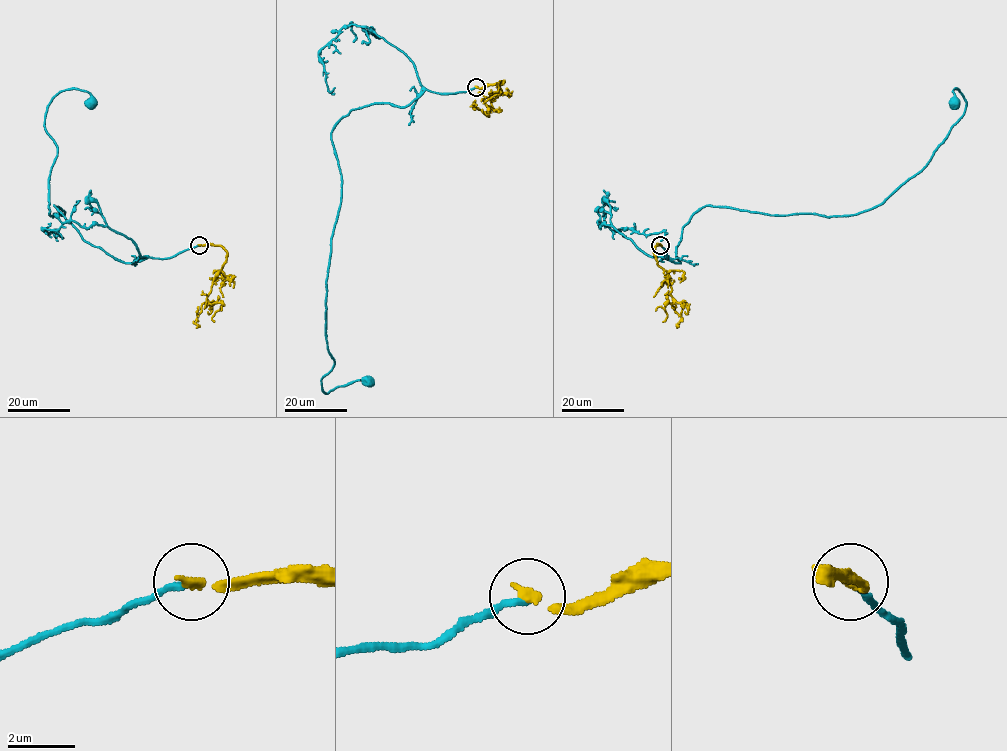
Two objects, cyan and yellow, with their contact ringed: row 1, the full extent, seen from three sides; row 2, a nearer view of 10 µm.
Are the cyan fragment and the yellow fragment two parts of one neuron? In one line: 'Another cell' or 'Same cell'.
Another cell

